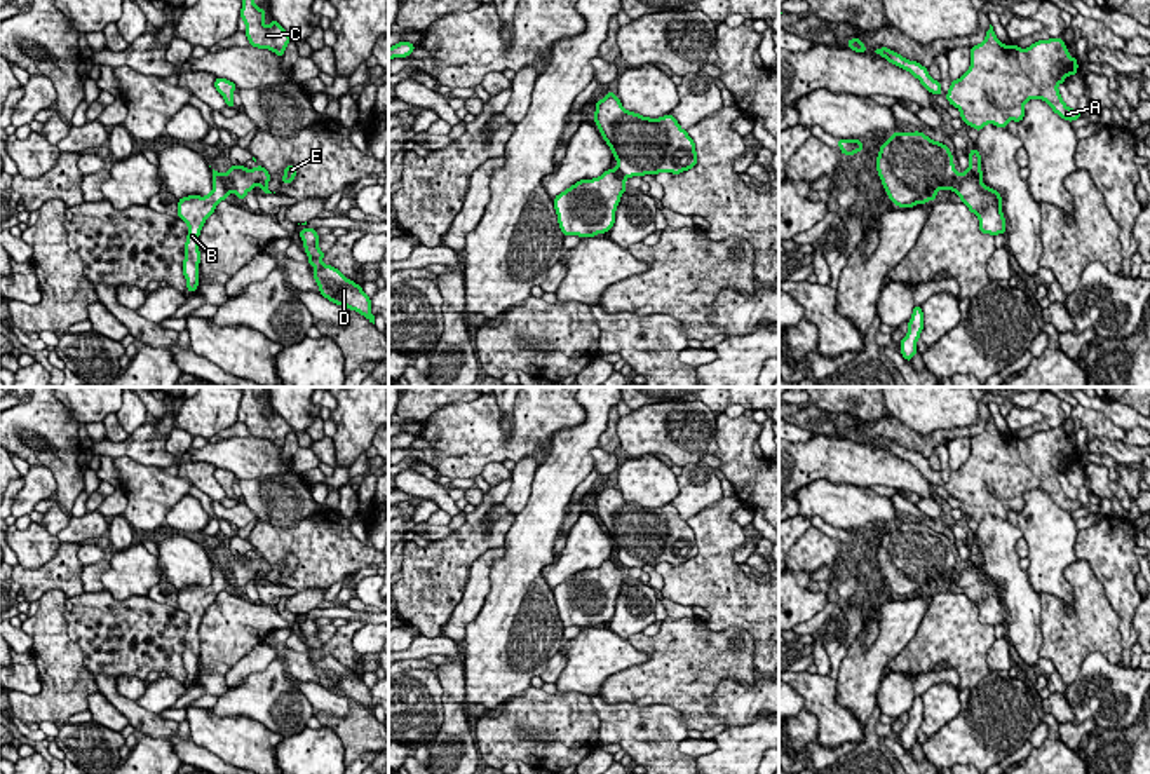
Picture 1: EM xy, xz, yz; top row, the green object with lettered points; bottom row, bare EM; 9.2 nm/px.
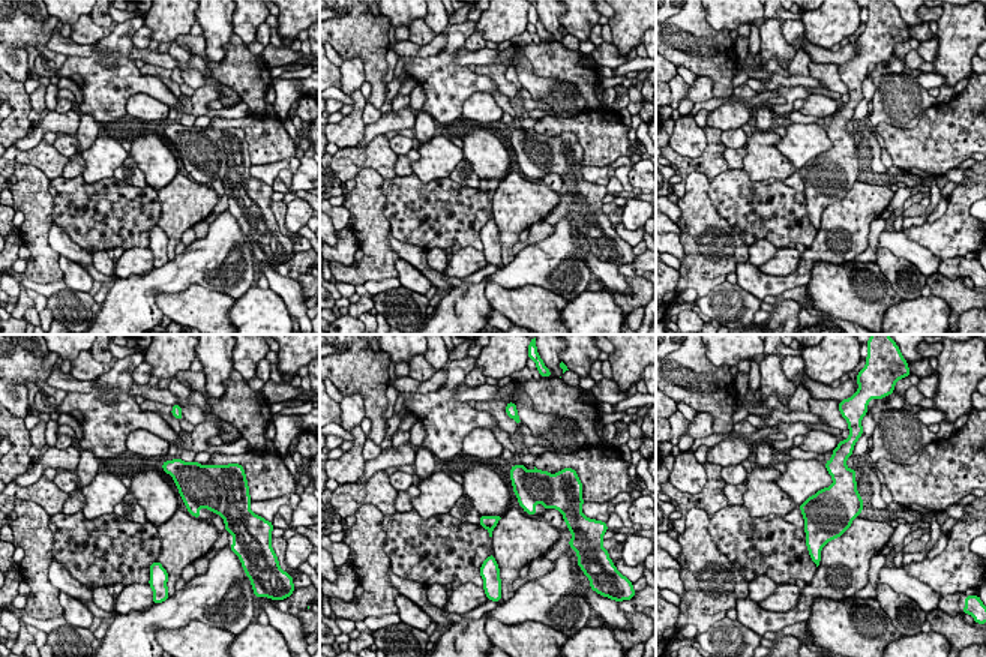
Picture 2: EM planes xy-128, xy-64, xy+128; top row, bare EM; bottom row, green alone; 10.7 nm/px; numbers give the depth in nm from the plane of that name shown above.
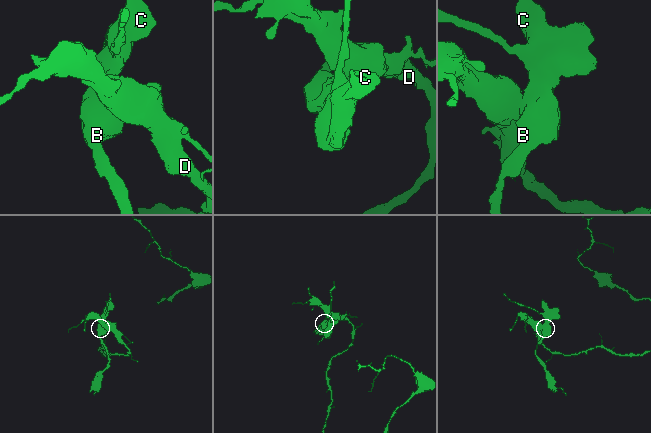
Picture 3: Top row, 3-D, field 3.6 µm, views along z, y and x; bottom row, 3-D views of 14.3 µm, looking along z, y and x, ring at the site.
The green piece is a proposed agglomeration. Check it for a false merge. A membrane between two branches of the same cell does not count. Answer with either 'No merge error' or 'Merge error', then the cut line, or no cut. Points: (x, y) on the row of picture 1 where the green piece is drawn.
Merge error. Split along xy (223, 175), (230, 190)

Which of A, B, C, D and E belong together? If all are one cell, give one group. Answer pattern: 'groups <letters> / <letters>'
groups A B C / D E

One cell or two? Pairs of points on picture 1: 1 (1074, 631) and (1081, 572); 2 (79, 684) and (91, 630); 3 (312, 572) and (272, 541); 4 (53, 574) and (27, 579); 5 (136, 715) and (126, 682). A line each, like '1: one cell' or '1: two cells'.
1: one cell
2: two cells
3: one cell
4: one cell
5: two cells

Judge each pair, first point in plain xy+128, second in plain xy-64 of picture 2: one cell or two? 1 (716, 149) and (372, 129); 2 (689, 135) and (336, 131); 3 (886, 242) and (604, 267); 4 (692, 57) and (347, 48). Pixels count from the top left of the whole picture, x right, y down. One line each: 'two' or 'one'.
1: two
2: one
3: one
4: one

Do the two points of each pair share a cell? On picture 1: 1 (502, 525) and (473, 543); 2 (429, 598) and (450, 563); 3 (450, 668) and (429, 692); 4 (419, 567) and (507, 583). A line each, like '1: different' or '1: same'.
1: same
2: same
3: different
4: different

